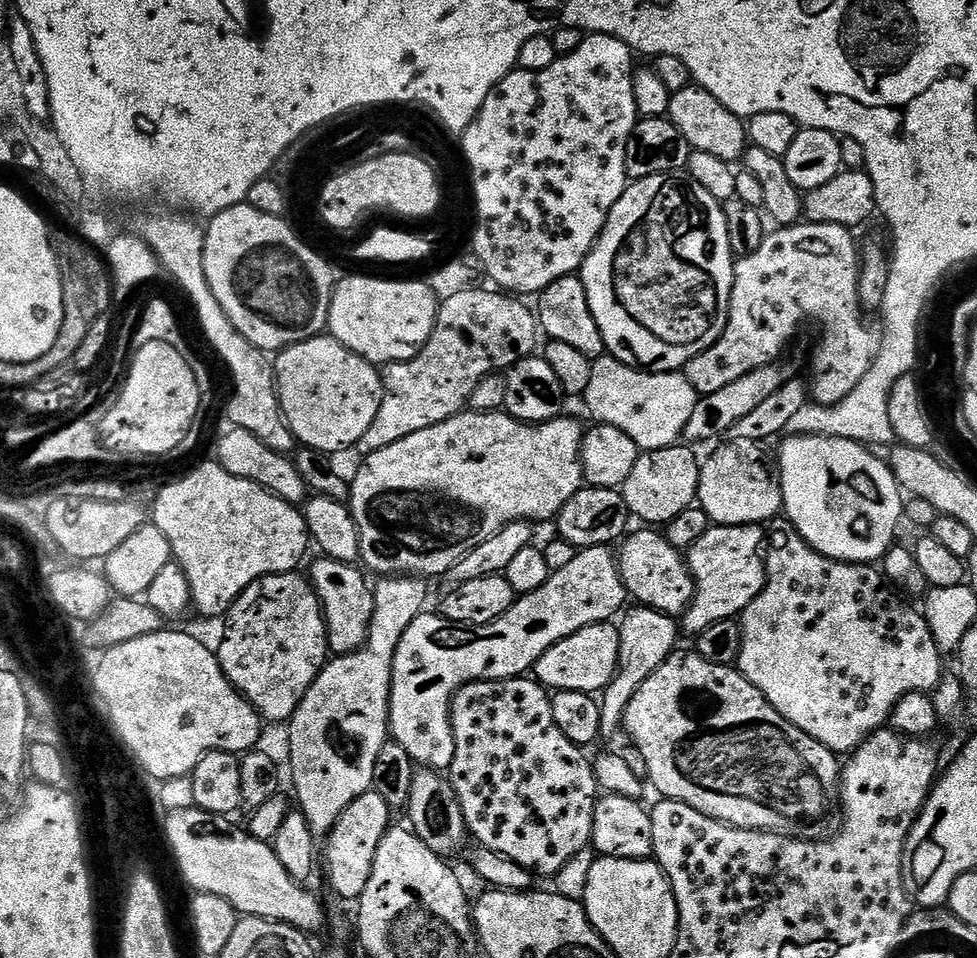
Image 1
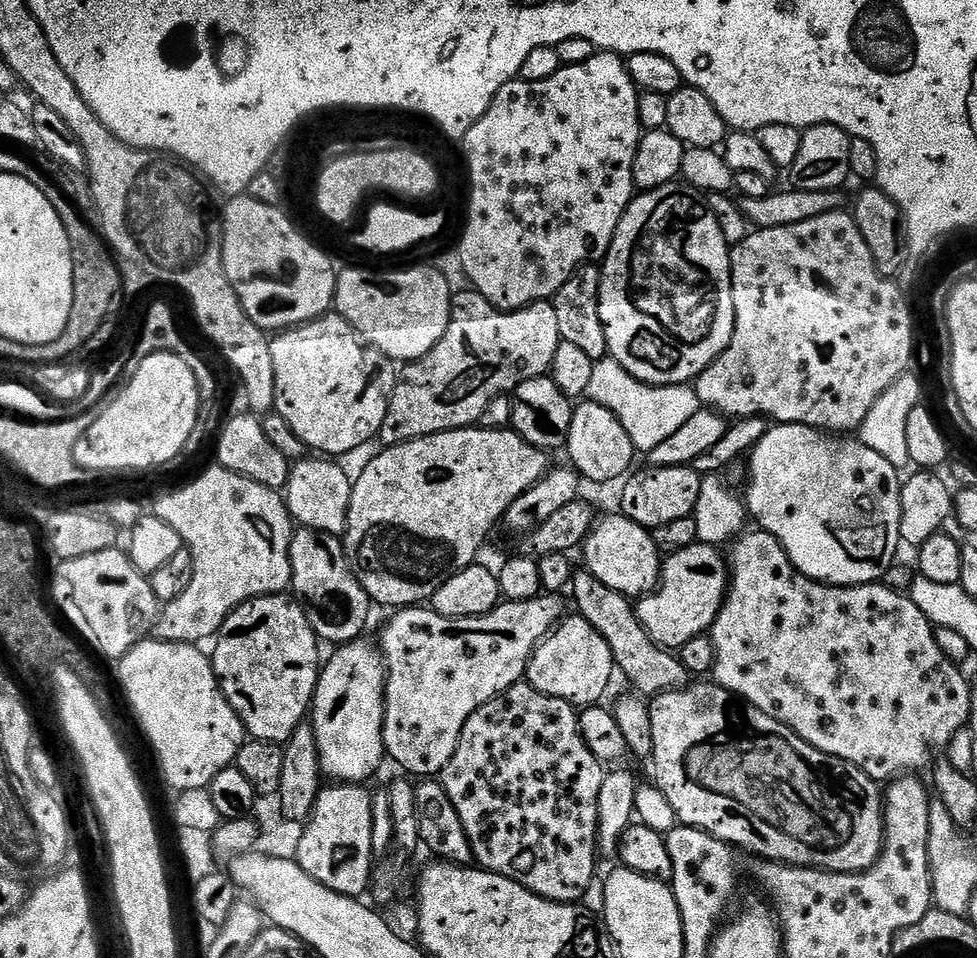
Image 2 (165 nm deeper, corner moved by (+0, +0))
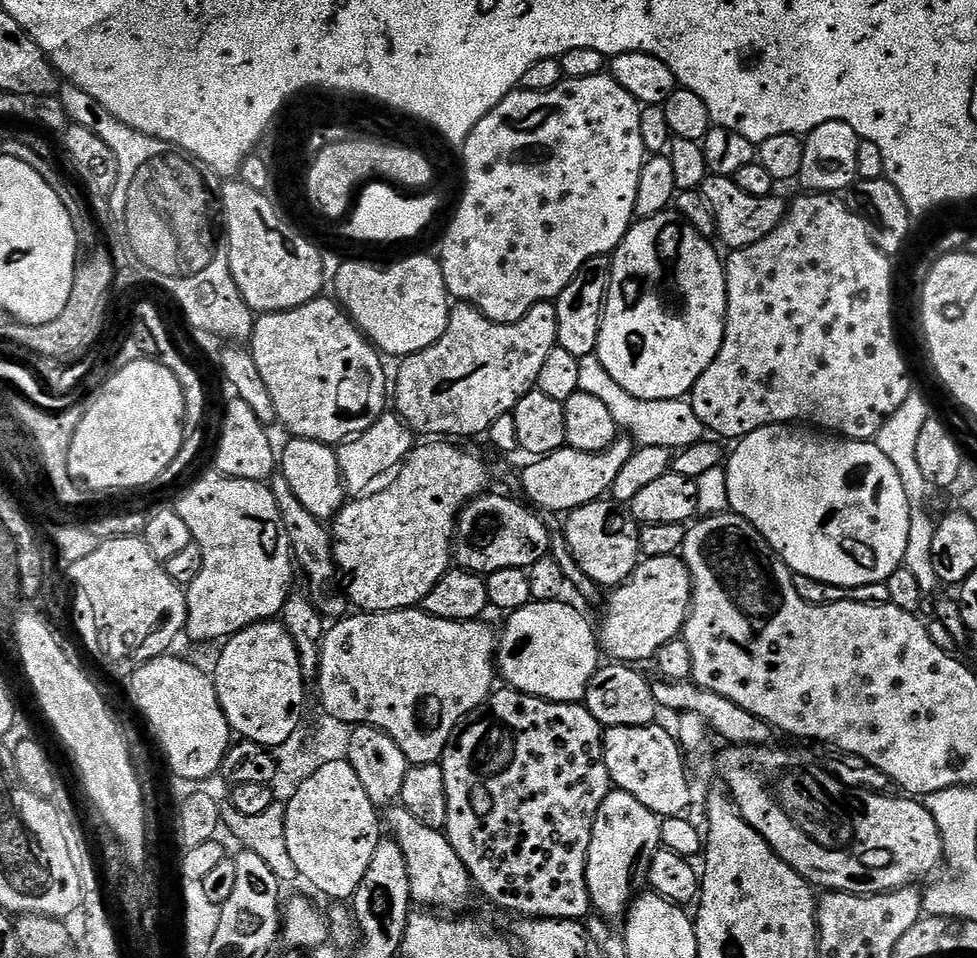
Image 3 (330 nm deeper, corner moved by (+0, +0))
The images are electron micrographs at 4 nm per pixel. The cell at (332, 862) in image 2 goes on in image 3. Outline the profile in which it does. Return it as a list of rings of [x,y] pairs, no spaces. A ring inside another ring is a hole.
[[[347,760],[329,762],[302,780],[298,792],[286,804],[285,826],[287,849],[299,875],[304,880],[308,879],[322,895],[329,896],[329,901],[351,901],[366,875],[366,866],[370,866],[370,858],[374,858],[374,850],[382,839],[382,816],[374,802],[370,802],[358,774]]]

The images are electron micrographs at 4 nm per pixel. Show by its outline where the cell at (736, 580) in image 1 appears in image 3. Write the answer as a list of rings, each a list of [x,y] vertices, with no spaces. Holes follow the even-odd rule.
[[[679,556],[644,558],[630,578],[607,593],[604,617],[598,620],[598,643],[613,661],[639,665],[639,660],[651,661],[666,646],[683,633],[688,612],[692,609],[692,575]]]

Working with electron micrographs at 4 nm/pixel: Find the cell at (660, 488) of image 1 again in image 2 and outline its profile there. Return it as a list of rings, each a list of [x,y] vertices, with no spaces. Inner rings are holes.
[[[683,464],[682,466],[662,466],[654,468],[644,466],[641,472],[633,471],[623,481],[624,493],[620,496],[619,511],[638,526],[646,529],[667,526],[668,523],[676,521],[677,518],[686,518],[692,515],[698,503],[698,494],[701,473],[695,467]]]

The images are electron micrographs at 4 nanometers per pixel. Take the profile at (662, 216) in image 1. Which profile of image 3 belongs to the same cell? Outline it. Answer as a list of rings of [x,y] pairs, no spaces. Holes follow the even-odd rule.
[[[669,210],[637,219],[622,238],[616,251],[611,253],[610,286],[608,287],[608,297],[604,303],[604,316],[600,320],[600,337],[596,343],[595,355],[599,356],[602,366],[606,366],[606,374],[610,374],[610,378],[614,378],[614,382],[618,382],[618,386],[622,386],[622,390],[634,394],[634,398],[679,400],[687,397],[698,382],[700,375],[706,370],[706,366],[710,366],[710,362],[714,362],[724,341],[724,319],[728,313],[728,295],[724,277],[725,261],[722,256],[720,260],[719,254],[712,247],[714,247],[713,241],[702,238],[702,234],[698,234],[698,230],[694,230],[694,226],[686,223],[679,212]]]

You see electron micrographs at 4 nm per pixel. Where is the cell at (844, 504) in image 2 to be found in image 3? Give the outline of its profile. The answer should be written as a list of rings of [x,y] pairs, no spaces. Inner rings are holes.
[[[771,424],[762,430],[754,430],[735,445],[736,448],[726,460],[729,488],[729,509],[750,522],[760,531],[762,538],[774,549],[777,556],[792,569],[797,577],[805,576],[808,580],[817,580],[820,584],[833,584],[836,588],[864,588],[867,584],[880,584],[888,580],[896,571],[901,571],[906,554],[906,542],[910,538],[910,502],[906,498],[906,486],[898,478],[898,470],[874,442],[850,440],[847,438],[829,438],[815,431],[803,432],[803,427],[791,424]]]

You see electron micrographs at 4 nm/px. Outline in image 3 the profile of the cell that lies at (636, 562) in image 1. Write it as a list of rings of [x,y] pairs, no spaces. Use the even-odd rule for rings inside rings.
[[[608,498],[575,508],[573,512],[567,513],[564,520],[566,542],[569,543],[574,561],[596,585],[608,590],[628,580],[640,563],[640,529],[641,525],[621,505]]]

